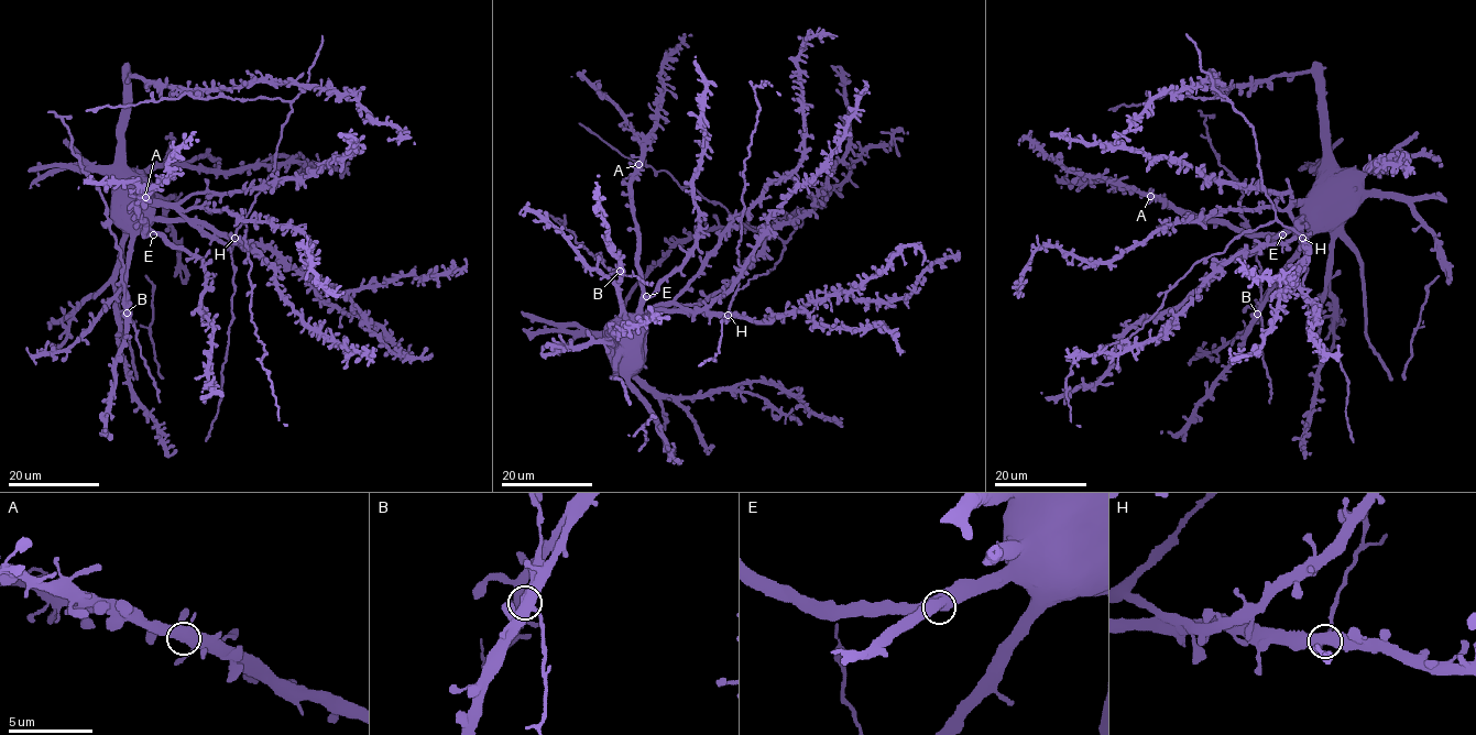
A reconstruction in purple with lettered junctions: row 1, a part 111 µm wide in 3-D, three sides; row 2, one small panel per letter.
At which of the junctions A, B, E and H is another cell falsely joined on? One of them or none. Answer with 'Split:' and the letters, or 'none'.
Split: B

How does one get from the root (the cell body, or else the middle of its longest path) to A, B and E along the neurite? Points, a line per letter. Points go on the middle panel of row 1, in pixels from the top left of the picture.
A: (620, 335), (616, 327), (638, 311), (642, 299), (638, 234), (631, 208), (631, 179), (638, 164)
B: (620, 335), (616, 327), (624, 320), (619, 288), (620, 271)
E: (620, 335), (616, 327), (638, 311), (646, 296)

